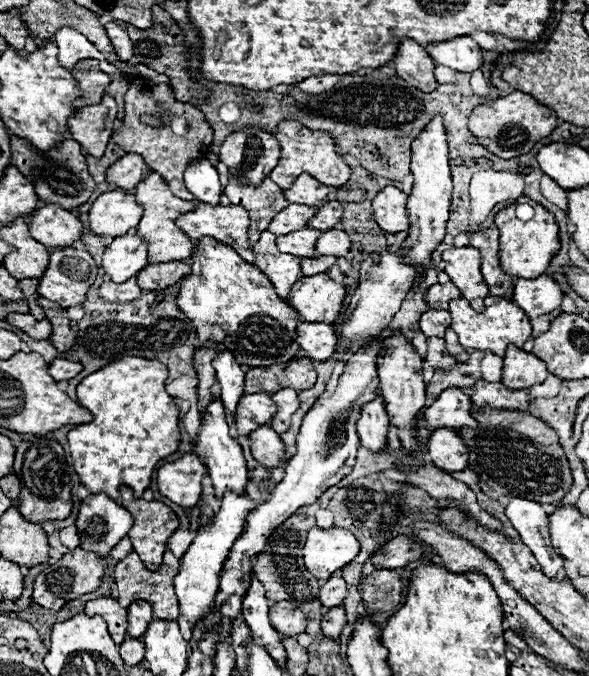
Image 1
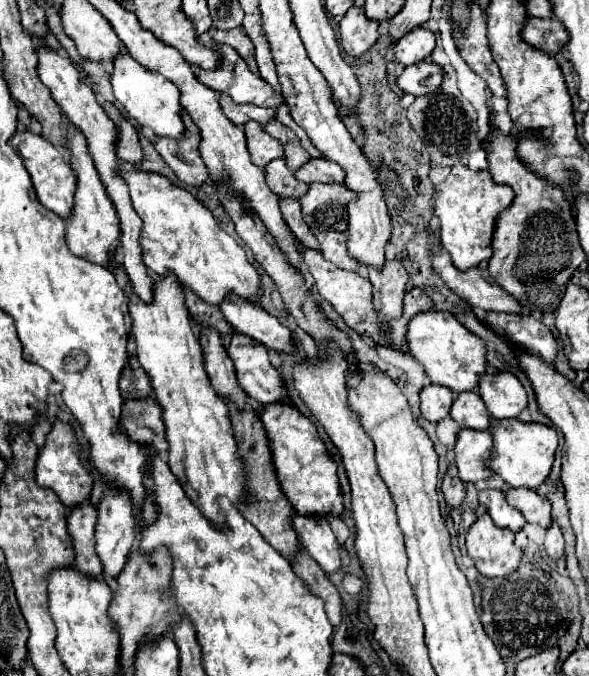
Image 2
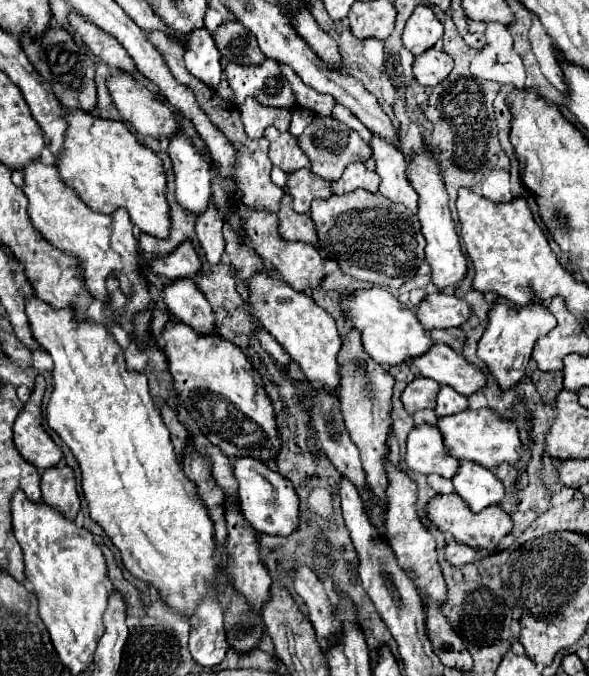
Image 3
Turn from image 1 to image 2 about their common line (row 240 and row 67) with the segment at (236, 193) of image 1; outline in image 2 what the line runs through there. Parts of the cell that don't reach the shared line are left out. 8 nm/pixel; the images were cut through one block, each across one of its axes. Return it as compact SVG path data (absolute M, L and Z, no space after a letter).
M210 28L208 30L210 36L214 38L216 44L228 44L232 46L248 64L248 68L252 68L252 72L258 74L258 66L254 60L254 48L252 48L252 40L248 40L248 36L244 34L242 28L232 28L232 30L216 30Z

